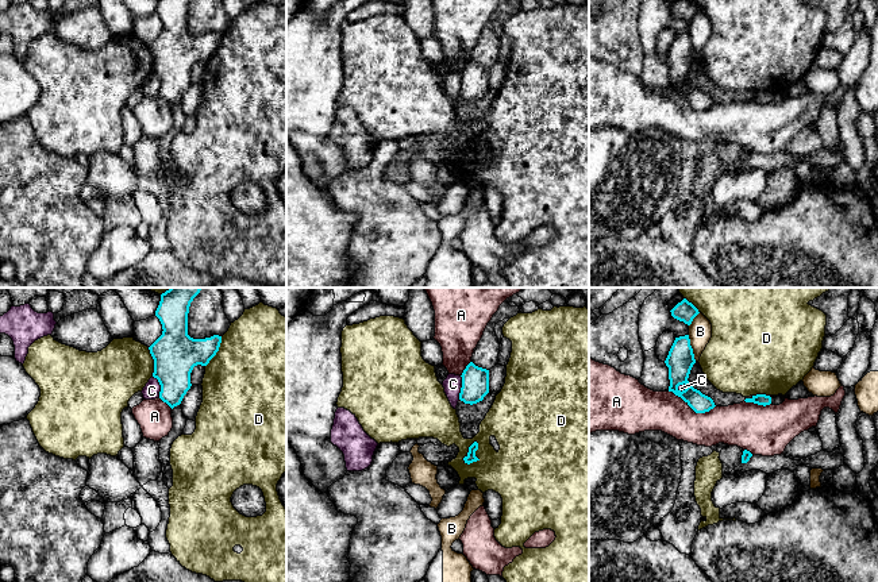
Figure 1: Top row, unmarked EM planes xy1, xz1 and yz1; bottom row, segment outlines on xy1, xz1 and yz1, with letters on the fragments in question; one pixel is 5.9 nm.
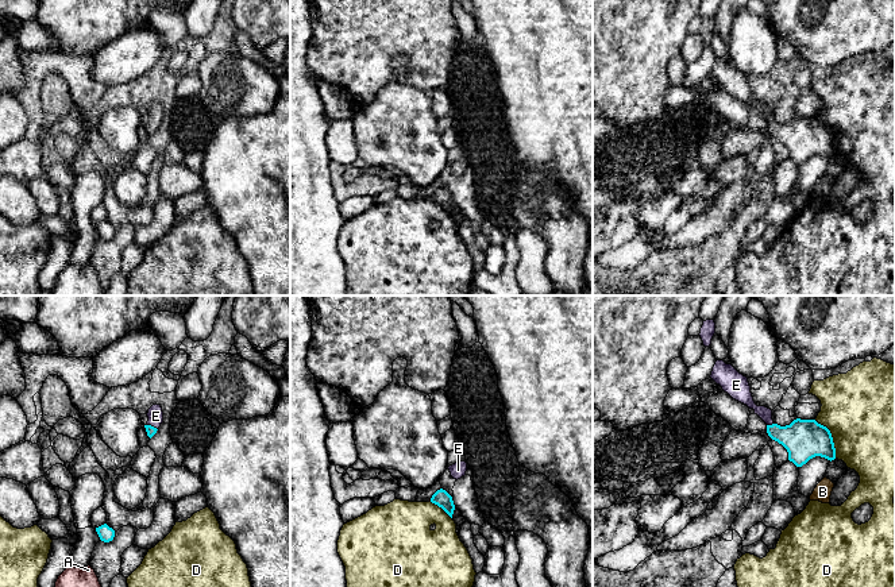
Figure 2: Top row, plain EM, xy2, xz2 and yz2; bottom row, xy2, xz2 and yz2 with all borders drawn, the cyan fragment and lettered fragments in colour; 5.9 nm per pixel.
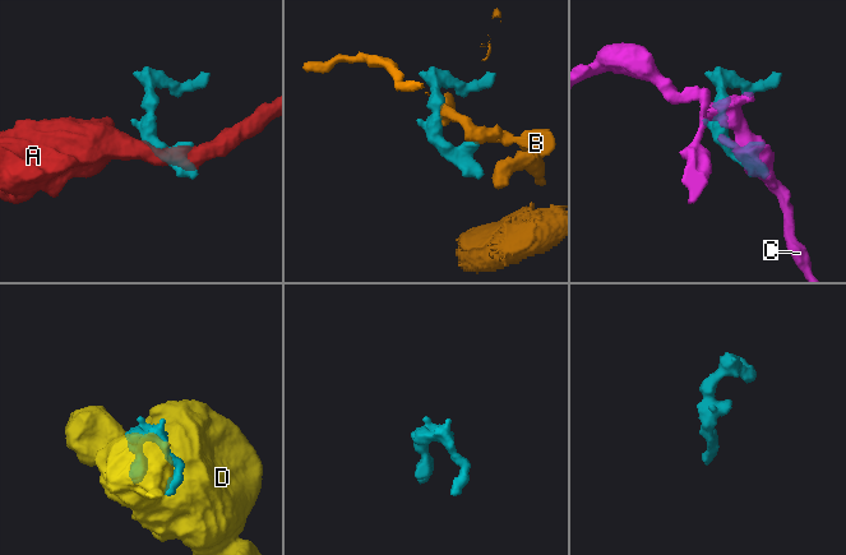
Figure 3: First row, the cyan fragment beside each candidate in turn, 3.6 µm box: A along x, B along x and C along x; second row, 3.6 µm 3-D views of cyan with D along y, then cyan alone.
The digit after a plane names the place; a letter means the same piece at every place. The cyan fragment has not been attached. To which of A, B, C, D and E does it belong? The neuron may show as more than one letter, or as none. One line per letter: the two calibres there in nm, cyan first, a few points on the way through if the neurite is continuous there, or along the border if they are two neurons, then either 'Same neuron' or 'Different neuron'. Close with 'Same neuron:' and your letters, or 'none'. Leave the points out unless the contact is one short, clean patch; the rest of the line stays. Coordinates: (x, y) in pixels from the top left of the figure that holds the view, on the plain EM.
A: Thickness 130 nm (cyan) against 240 nm. Different neuron
B: Thickness 160 nm (cyan) against 140 nm. Different neuron
C: Thickness 160 nm (cyan) against 110 nm. Boundary: xz1 (461, 73), (458, 96). Different neuron
D: Thickness 60 nm (cyan) against 260 nm. Different neuron
E: Thickness 240 nm (cyan) against 100 nm. Path across: yz2 (803, 136), (778, 131), (770, 123), (743, 92). Same neuron
Same neuron: E

